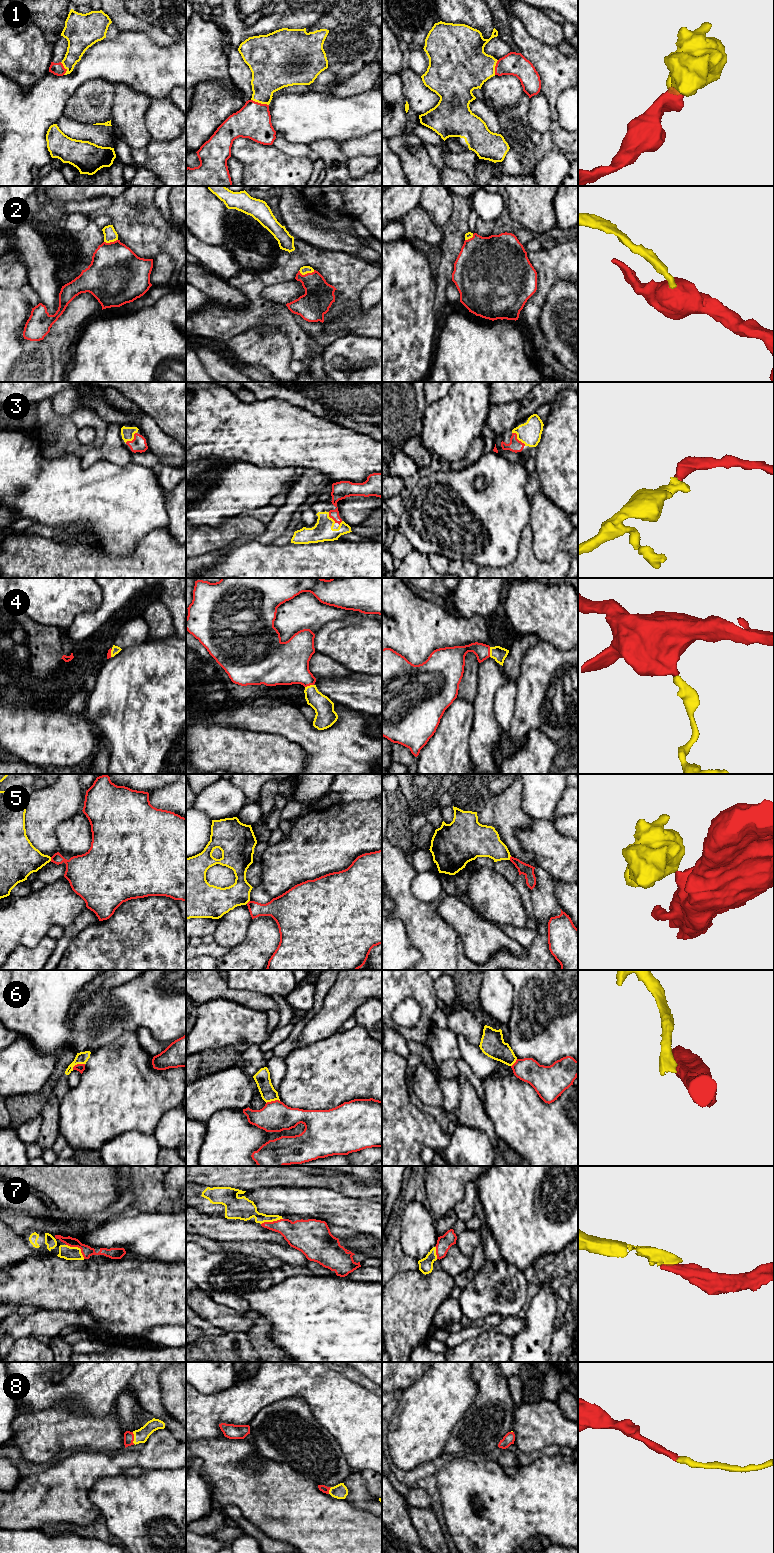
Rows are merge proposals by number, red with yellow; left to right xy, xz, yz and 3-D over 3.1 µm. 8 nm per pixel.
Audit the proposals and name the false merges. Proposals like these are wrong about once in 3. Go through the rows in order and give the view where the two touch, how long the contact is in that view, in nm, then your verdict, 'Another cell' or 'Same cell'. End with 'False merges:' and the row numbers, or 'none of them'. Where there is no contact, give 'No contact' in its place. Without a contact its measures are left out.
1: Touches red in xz. Shared border 150 nm. Same cell
2: Touches red in xz. Shared border 130 nm. Same cell
3: Touches red in yz. Shared border 160 nm. Same cell
4: Touches red in yz. Shared border 80 nm. Same cell
5: Touches red in xy. Shared border 30 nm. Another cell
6: Touches red in xy. Shared border 120 nm. Another cell
7: Touches red in xy. Shared border 190 nm. Same cell
8: Touches red in xy. Shared border 100 nm. Same cell
False merges: 5, 6

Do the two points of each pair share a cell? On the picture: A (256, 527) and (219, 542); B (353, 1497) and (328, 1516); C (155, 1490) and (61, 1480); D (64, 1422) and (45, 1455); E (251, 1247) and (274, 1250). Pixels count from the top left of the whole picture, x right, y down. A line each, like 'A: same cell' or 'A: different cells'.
A: same cell
B: different cells
C: different cells
D: same cell
E: same cell

